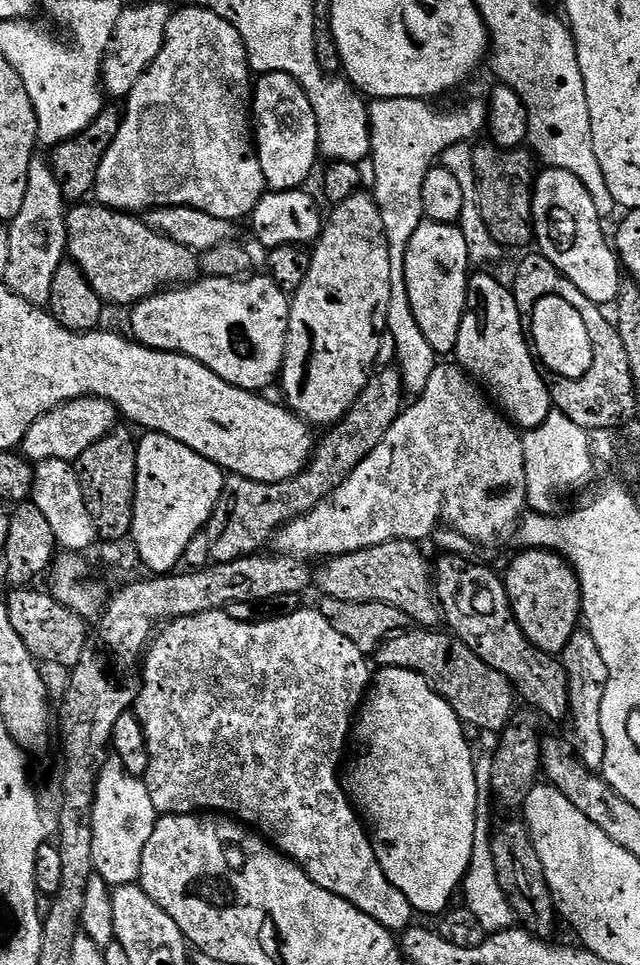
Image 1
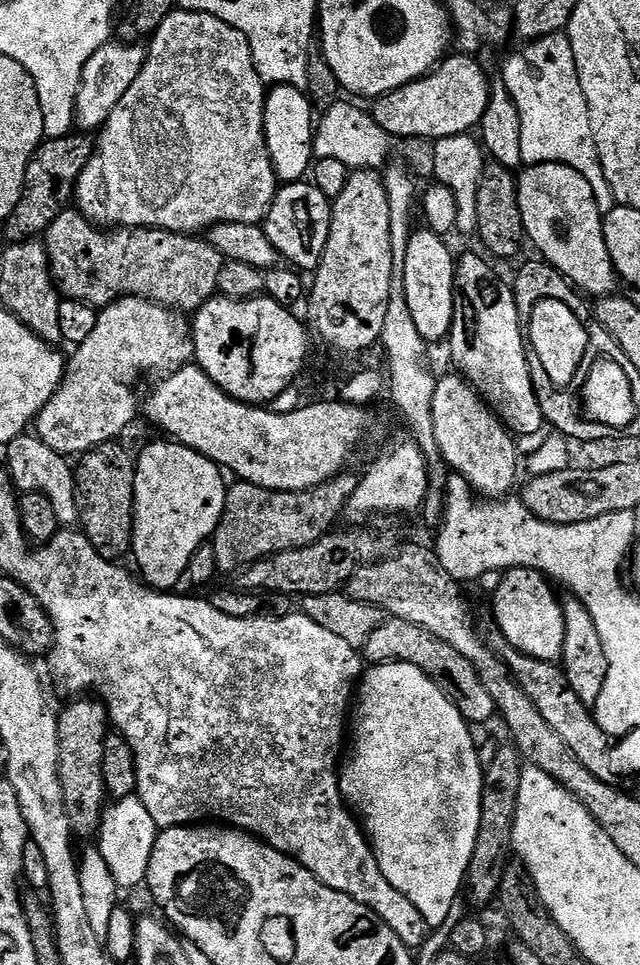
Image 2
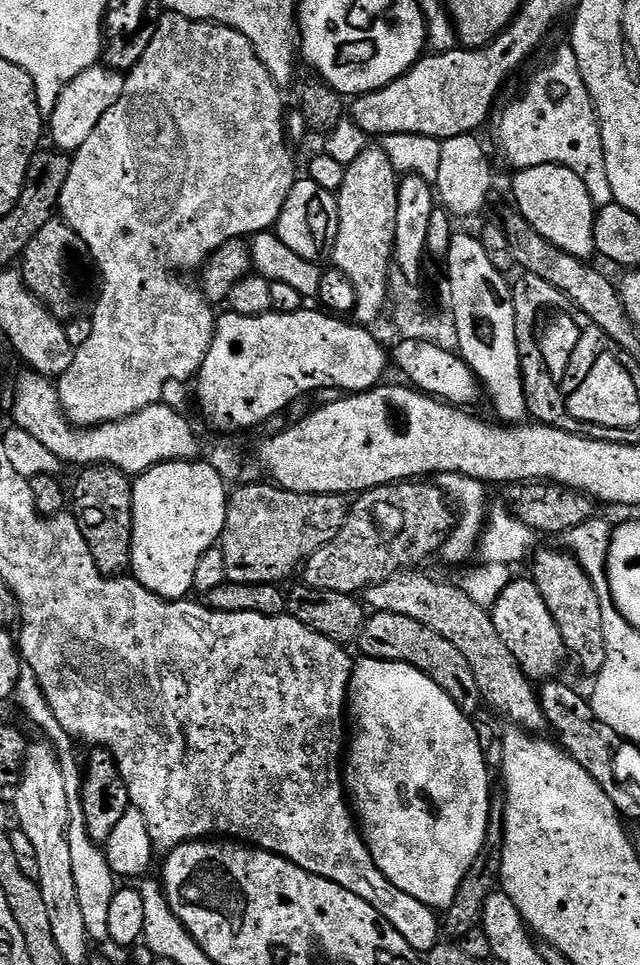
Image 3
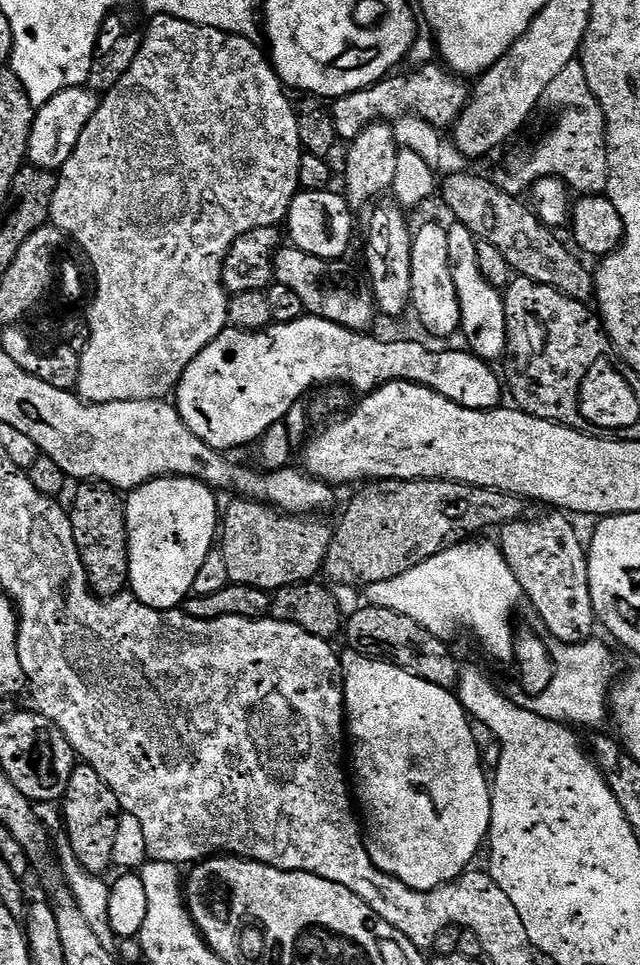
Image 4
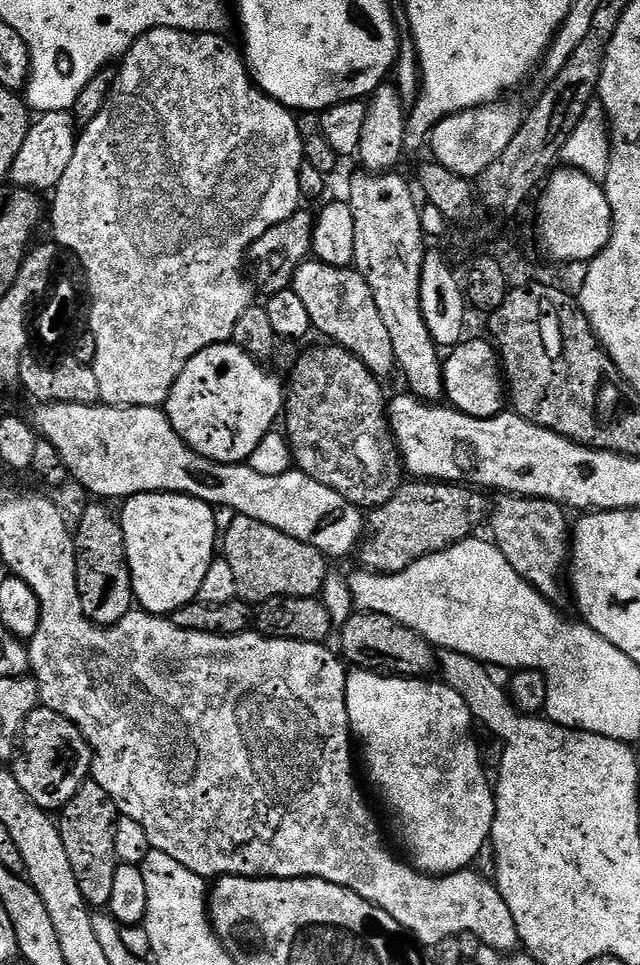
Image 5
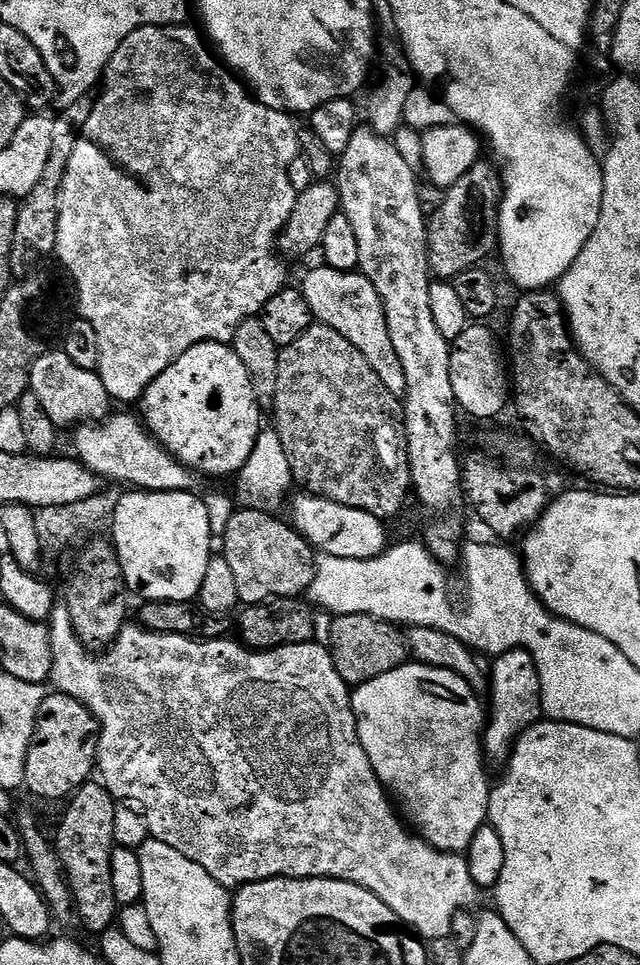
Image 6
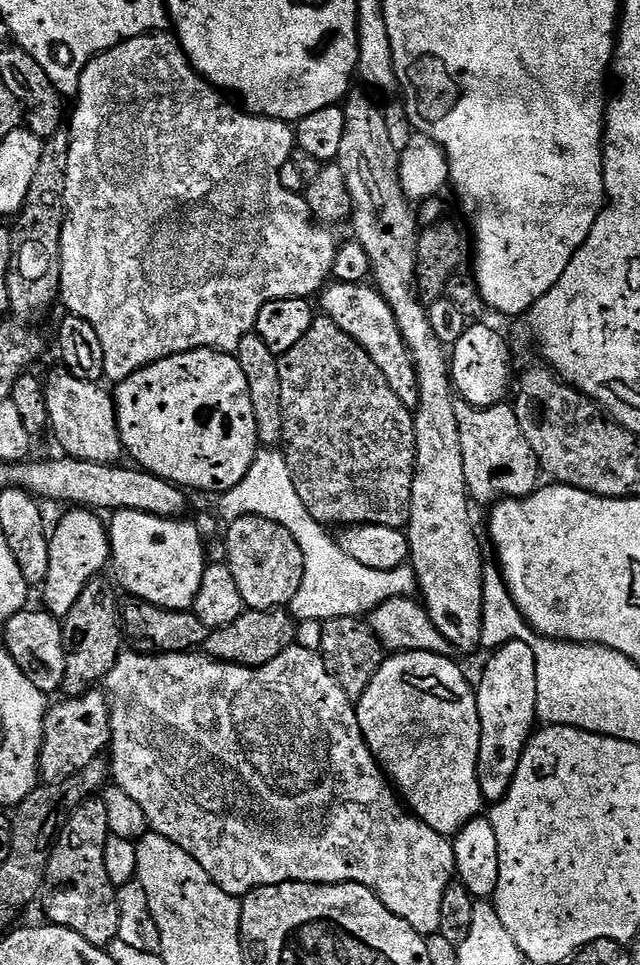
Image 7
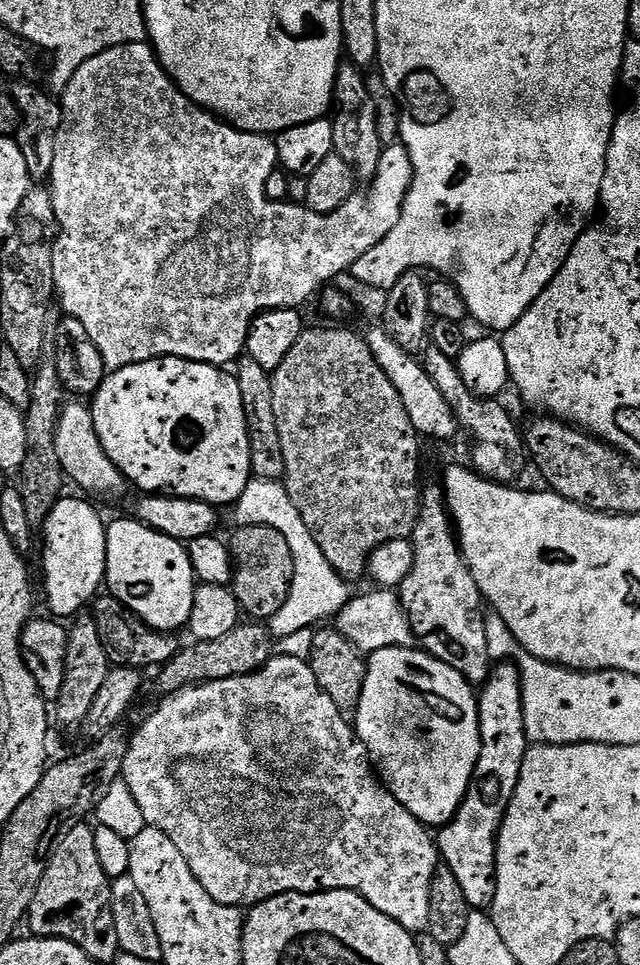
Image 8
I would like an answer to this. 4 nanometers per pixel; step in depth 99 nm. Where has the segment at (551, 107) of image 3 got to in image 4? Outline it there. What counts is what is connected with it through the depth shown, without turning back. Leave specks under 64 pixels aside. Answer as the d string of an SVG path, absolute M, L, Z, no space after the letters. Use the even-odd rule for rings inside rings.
M579 59L572 60L554 82L546 90L543 103L549 104L552 108L560 111L560 117L556 120L556 125L552 128L552 133L537 146L532 152L529 160L524 160L517 166L516 172L508 172L502 179L504 191L512 196L520 196L527 193L533 184L547 176L555 176L563 180L569 189L575 190L580 194L604 194L608 191L608 138L606 135L606 125L604 123L604 111L602 106L594 98L590 86L586 82L586 70Z

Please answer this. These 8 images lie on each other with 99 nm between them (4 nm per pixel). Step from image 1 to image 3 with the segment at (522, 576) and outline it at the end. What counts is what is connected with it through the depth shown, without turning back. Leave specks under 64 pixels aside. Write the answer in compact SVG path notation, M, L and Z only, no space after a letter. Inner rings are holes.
M530 578L509 579L490 611L494 630L498 630L502 642L506 642L510 654L514 654L518 666L522 666L529 680L547 682L561 675L560 667L563 666L564 659L569 659L570 653L562 642L562 634L558 634L558 626L534 581Z

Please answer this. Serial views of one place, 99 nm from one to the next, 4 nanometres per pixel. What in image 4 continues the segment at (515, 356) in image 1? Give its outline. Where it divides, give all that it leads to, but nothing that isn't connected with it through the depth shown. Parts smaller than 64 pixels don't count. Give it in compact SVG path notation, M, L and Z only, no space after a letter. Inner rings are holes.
M455 222L449 223L447 229L450 270L454 274L454 286L458 290L462 336L468 339L467 347L481 360L496 362L496 359L500 360L505 355L508 347L506 310L501 289L490 286L490 282L482 278L482 270L478 268L477 236L466 226Z

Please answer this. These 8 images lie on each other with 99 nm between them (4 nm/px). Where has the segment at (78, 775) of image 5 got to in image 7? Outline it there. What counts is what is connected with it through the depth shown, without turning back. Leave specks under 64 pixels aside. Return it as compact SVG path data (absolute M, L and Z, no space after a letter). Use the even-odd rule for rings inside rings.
M89 690L83 696L61 699L61 704L53 703L45 714L44 737L41 740L39 779L45 784L57 784L66 778L83 772L90 762L101 759L100 752L112 743L112 705L107 695L100 690Z

